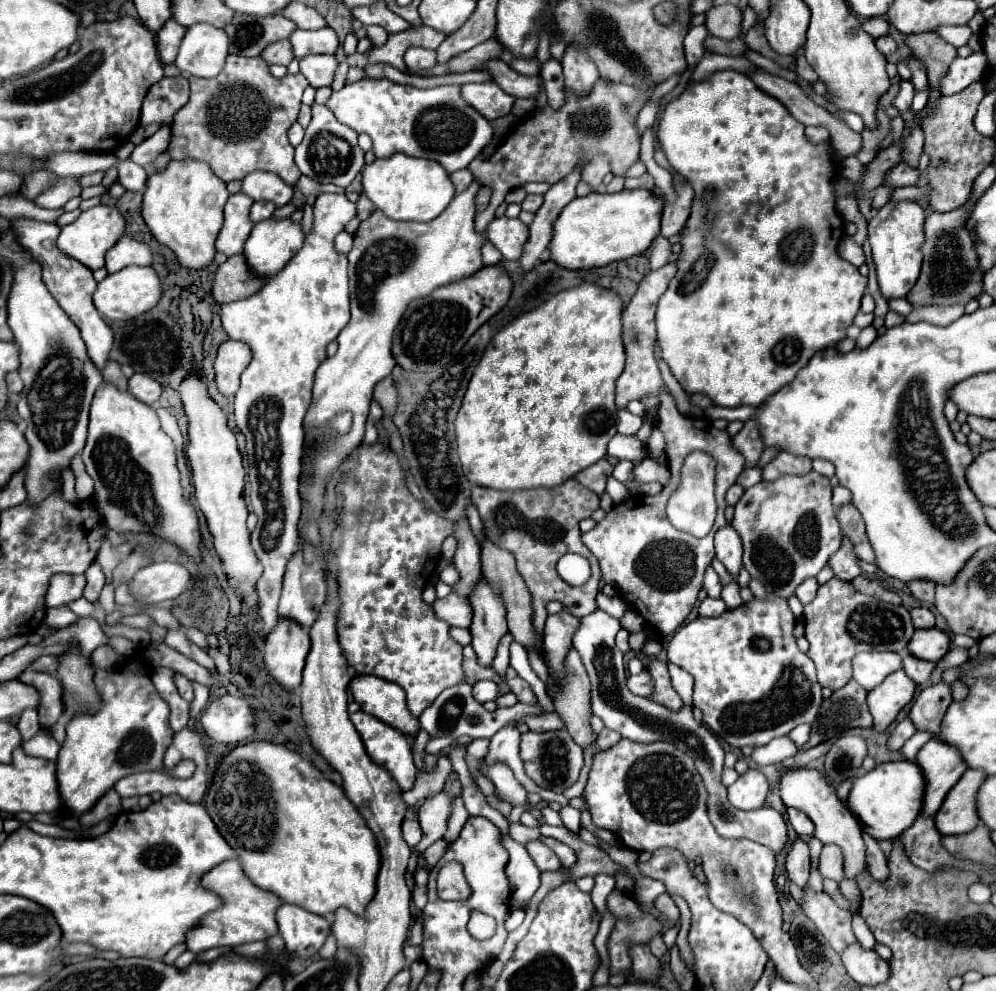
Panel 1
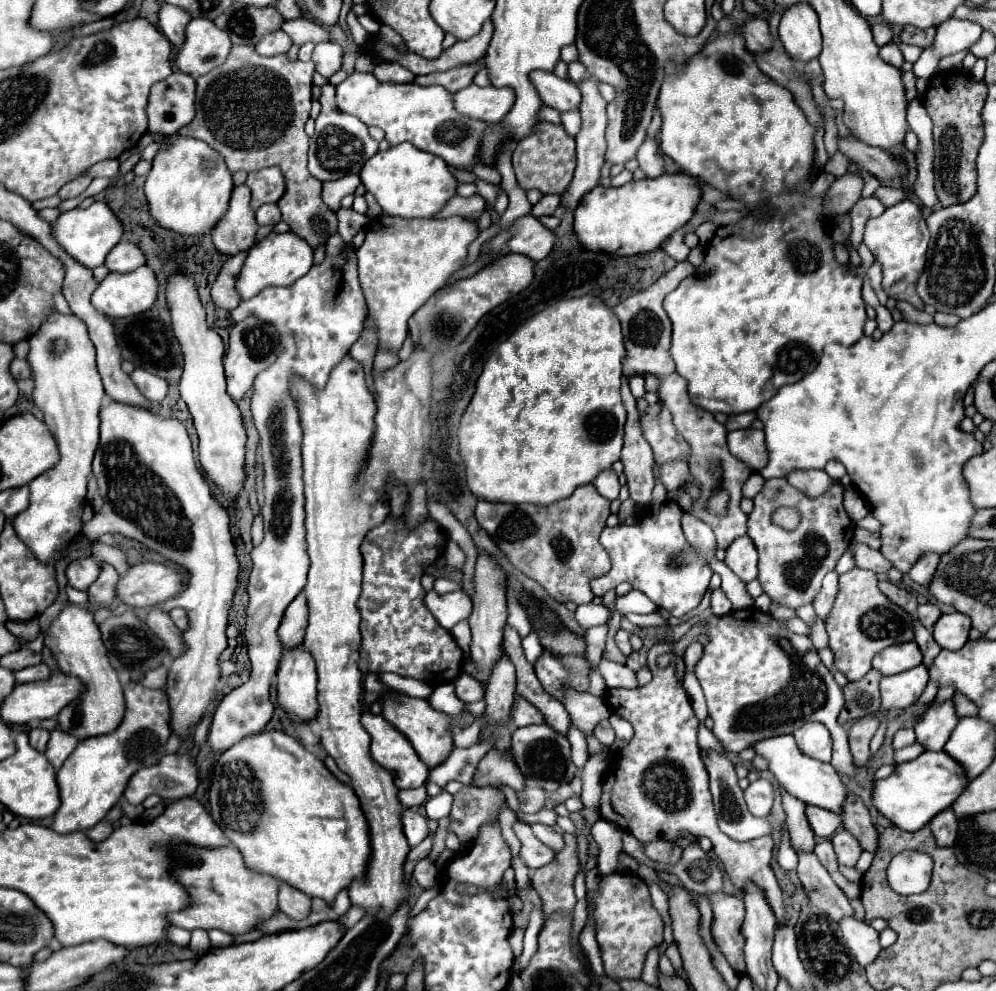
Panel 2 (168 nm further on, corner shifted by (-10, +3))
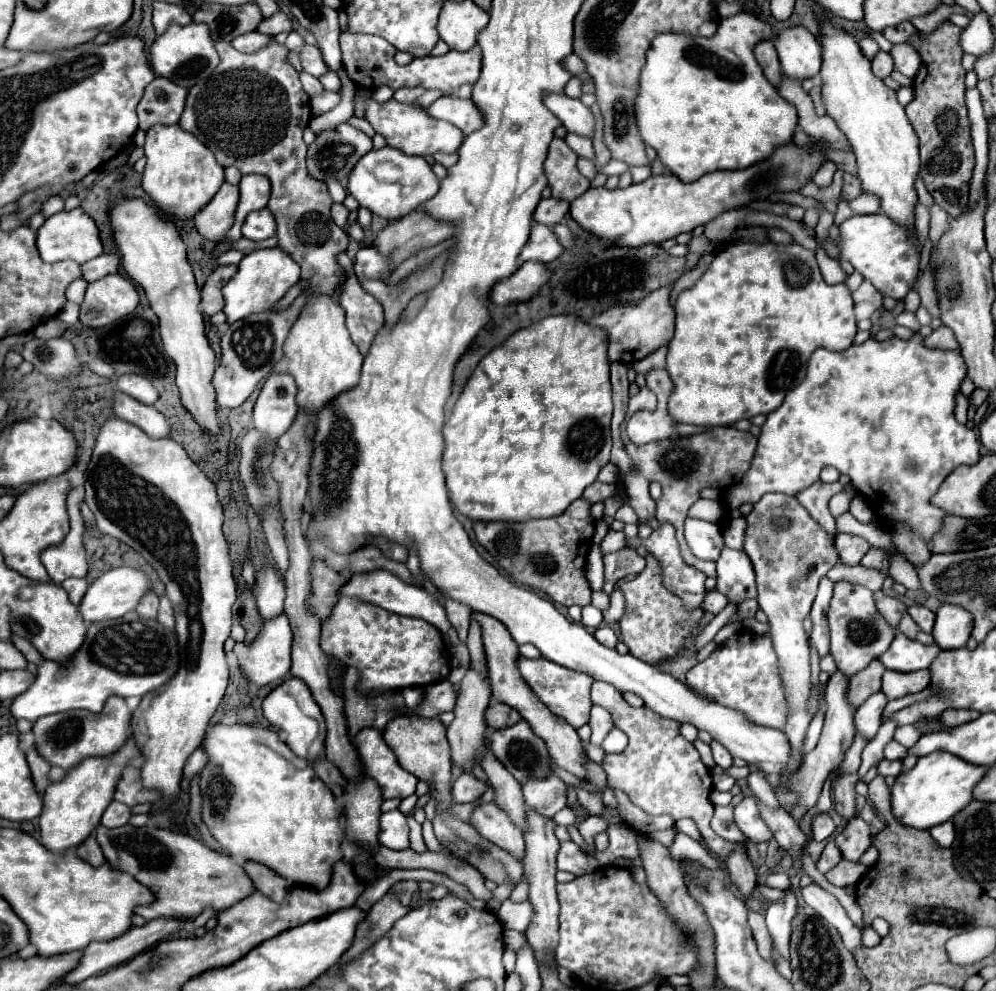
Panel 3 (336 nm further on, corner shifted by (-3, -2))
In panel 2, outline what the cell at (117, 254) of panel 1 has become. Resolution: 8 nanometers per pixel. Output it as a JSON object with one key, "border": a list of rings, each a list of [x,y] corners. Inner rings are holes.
{"border":[[[122,240],[114,250],[110,250],[104,264],[110,268],[110,272],[132,272],[134,268],[146,264],[146,254],[138,244]]]}

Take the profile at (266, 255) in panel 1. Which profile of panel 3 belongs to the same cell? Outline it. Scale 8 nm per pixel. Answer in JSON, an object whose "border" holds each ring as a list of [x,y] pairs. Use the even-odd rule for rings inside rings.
{"border":[[[273,247],[273,249],[259,249],[243,257],[239,263],[239,271],[235,277],[223,287],[223,297],[225,297],[225,307],[223,313],[227,315],[225,327],[233,325],[239,319],[245,319],[253,313],[263,313],[271,311],[271,307],[299,281],[299,265],[287,255],[283,249]]]}

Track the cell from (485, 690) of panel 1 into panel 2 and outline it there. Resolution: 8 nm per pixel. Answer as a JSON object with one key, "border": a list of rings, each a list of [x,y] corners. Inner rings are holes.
{"border":[[[458,676],[458,680],[454,682],[456,684],[456,694],[462,702],[478,702],[478,700],[484,700],[484,694],[486,694],[486,686],[480,682],[480,680],[474,680],[472,676]]]}

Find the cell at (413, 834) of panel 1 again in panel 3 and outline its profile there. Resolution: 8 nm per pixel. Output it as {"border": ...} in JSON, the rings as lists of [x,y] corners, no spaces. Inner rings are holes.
{"border":[[[401,811],[383,813],[379,819],[379,843],[389,849],[409,849],[407,817]]]}

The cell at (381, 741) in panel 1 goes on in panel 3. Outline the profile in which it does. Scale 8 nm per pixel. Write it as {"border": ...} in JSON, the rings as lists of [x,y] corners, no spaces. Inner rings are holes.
{"border":[[[361,729],[353,741],[365,775],[377,781],[383,791],[383,799],[405,799],[415,793],[417,777],[401,769],[381,733],[375,733],[375,729]]]}

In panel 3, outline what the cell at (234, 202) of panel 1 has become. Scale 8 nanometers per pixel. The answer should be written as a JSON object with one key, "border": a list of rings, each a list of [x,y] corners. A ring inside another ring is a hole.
{"border":[[[223,183],[221,189],[213,195],[213,199],[195,213],[195,227],[201,233],[201,237],[221,243],[225,241],[227,231],[233,225],[233,215],[239,201],[239,187],[231,183]]]}

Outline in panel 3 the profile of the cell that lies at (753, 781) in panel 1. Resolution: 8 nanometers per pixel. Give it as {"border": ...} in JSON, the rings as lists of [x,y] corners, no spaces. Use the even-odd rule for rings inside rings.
{"border":[[[743,799],[735,807],[735,823],[741,829],[741,833],[747,837],[749,843],[767,843],[773,833],[767,829],[765,821],[761,819],[759,807],[753,799]]]}

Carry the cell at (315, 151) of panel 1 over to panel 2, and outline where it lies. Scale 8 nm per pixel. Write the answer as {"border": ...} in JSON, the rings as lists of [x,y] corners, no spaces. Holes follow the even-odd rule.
{"border":[[[322,86],[320,96],[320,116],[316,118],[316,132],[310,138],[310,152],[308,152],[308,170],[318,180],[338,180],[346,174],[358,174],[362,166],[378,152],[378,144],[370,138],[368,128],[350,114],[344,114],[334,102],[334,86]]]}

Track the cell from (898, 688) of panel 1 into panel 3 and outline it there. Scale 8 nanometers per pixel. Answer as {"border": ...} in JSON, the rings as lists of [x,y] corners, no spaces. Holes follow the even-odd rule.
{"border":[[[929,669],[911,671],[911,673],[885,671],[881,691],[887,693],[889,699],[897,699],[897,697],[905,697],[905,695],[911,695],[911,693],[919,693],[919,691],[923,691],[929,683],[931,683],[931,673],[929,673]]]}

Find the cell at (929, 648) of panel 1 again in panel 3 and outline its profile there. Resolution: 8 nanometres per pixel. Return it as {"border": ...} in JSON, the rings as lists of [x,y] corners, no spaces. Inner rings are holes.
{"border":[[[943,603],[937,611],[933,639],[941,649],[959,649],[965,647],[973,631],[973,615],[951,603]]]}

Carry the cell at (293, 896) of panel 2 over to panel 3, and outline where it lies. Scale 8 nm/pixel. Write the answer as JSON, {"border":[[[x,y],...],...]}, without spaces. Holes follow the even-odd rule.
{"border":[[[243,861],[243,869],[251,877],[255,889],[271,897],[273,901],[283,901],[283,897],[287,895],[287,881],[279,877],[279,873],[257,861]]]}

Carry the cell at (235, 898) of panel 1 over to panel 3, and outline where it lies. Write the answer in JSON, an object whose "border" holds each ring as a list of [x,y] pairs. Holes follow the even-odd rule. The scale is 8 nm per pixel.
{"border":[[[127,823],[115,829],[99,825],[95,839],[111,869],[133,875],[139,883],[153,891],[155,901],[135,909],[135,913],[147,921],[157,917],[195,919],[205,907],[223,911],[255,891],[251,879],[243,873],[243,867],[235,859],[209,849],[189,835],[157,827],[133,827]]]}

